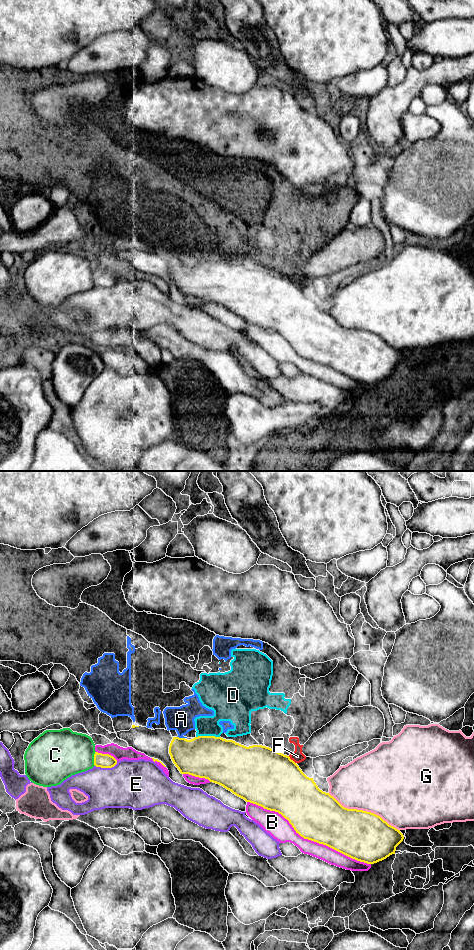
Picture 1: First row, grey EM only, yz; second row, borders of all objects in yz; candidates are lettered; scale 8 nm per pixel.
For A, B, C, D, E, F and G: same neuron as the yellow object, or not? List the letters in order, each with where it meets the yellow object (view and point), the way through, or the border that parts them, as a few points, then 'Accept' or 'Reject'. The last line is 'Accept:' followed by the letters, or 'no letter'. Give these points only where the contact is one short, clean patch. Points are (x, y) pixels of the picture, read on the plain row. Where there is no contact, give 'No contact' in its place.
A: Touches yellow at yz (181, 258). Reject
B: Touches yellow at yz (308, 359). Reject
C: Touches yellow at yz (94, 278). Reject
D: Touches yellow at yz (207, 256). Boundary: yz (219, 256), (196, 257). Reject
E: Touches yellow at yz (106, 287). Reject
F: Touches yellow at yz (292, 280). Reject
G: Touches yellow at yz (364, 331). Reject
Accept: no letter

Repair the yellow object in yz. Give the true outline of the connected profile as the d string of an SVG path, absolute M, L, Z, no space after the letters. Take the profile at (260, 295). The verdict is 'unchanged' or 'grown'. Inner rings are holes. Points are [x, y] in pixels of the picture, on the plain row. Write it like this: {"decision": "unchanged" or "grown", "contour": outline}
{"decision": "unchanged", "contour": "M198 256L191 260L173 257L169 266L169 274L181 294L208 299L210 302L223 306L246 322L278 332L304 359L326 365L357 381L367 384L382 381L395 374L396 367L404 359L400 350L389 345L380 336L363 330L343 327L329 313L320 310L313 298L307 297L289 276L269 267L262 265L246 267L233 260L215 256Z"}

